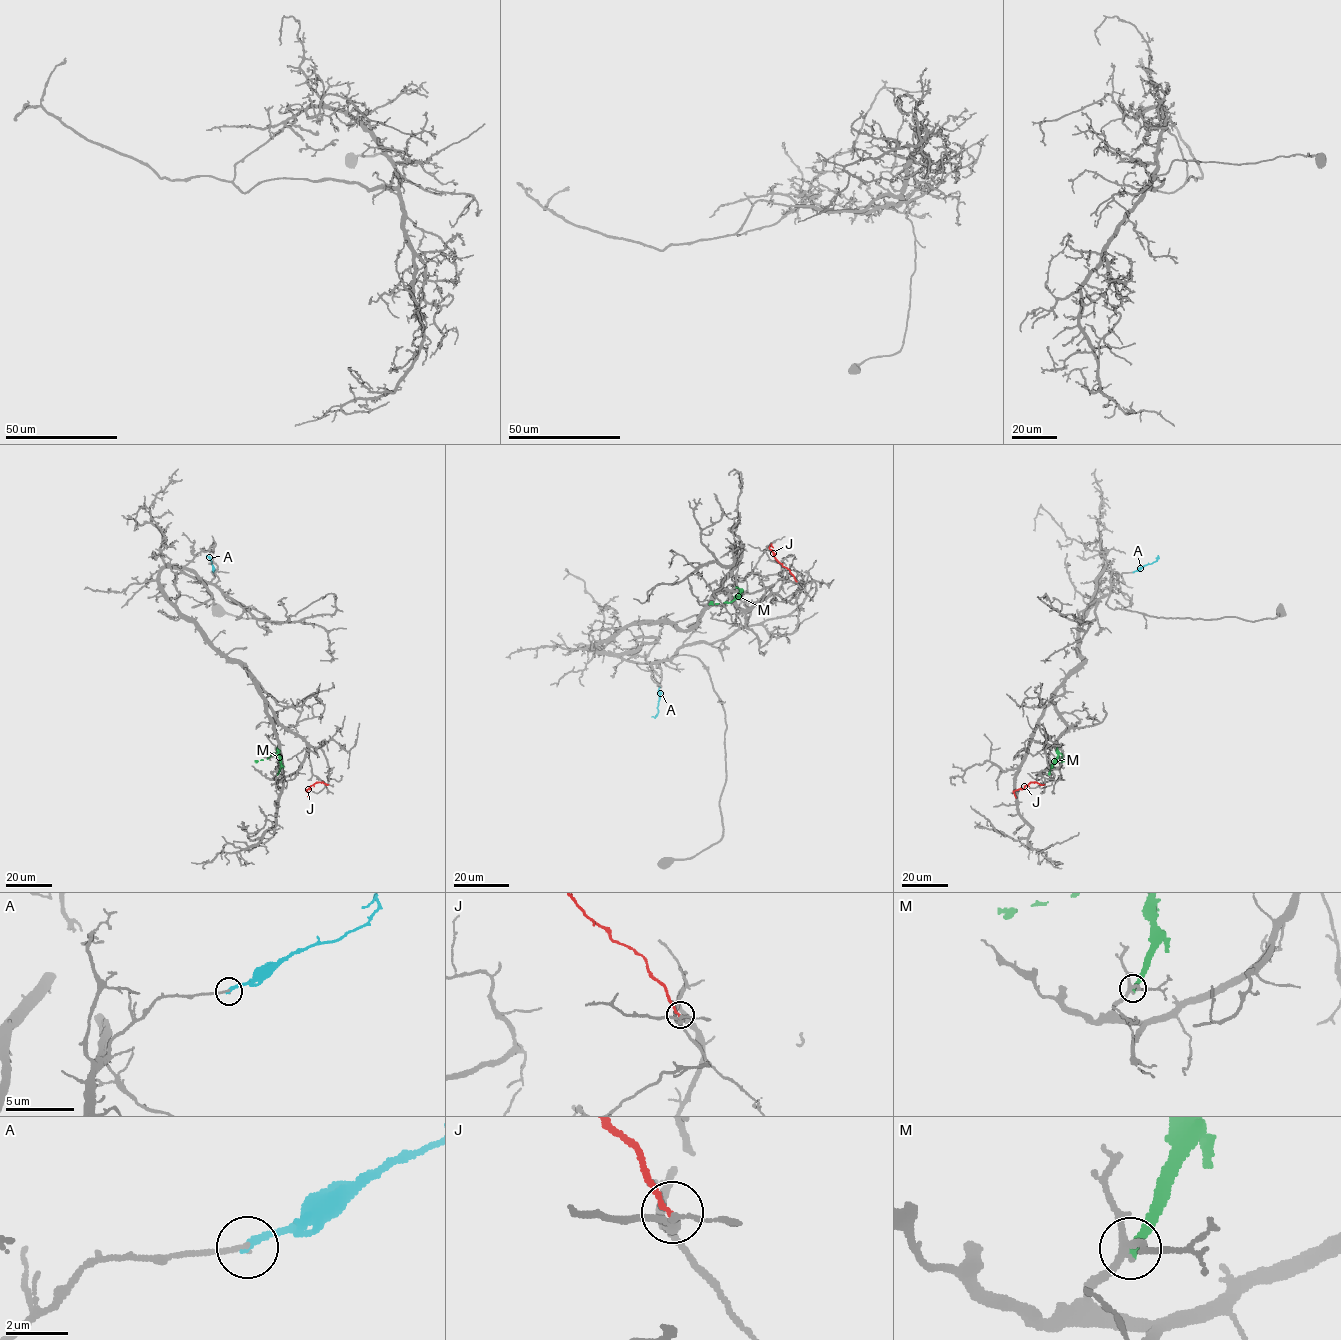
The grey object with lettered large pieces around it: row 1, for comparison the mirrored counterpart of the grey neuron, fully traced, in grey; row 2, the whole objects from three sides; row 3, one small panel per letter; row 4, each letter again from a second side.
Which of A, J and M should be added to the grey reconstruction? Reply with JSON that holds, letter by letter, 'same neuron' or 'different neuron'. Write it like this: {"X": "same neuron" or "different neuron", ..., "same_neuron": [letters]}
{"A": "different neuron", "J": "different neuron", "M": "different neuron", "same_neuron": []}

